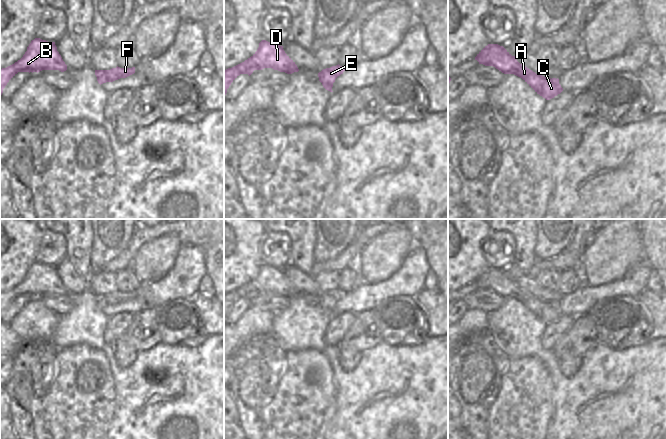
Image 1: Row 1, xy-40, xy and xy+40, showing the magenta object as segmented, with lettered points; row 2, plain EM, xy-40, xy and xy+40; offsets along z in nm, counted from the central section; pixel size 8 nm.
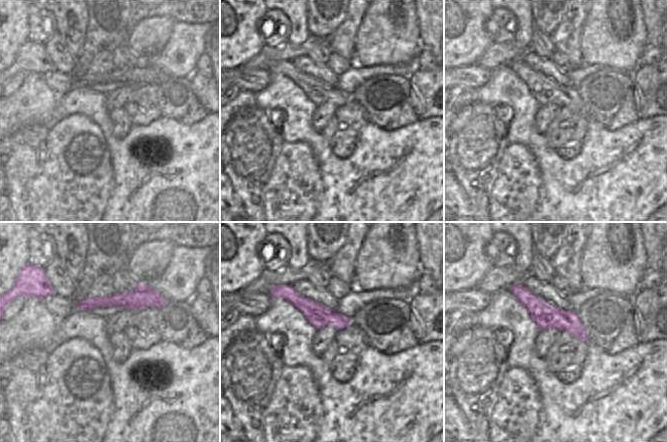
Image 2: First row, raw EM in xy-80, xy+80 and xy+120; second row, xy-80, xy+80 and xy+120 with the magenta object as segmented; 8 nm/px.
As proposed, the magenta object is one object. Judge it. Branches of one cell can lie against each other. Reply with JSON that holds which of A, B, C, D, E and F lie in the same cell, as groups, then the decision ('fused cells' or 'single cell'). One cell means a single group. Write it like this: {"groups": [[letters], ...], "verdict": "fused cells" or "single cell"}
{"groups": [["A", "B", "C", "D"], ["E", "F"]], "verdict": "fused cells"}

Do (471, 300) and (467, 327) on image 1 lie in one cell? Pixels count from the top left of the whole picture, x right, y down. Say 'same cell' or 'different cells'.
different cells

